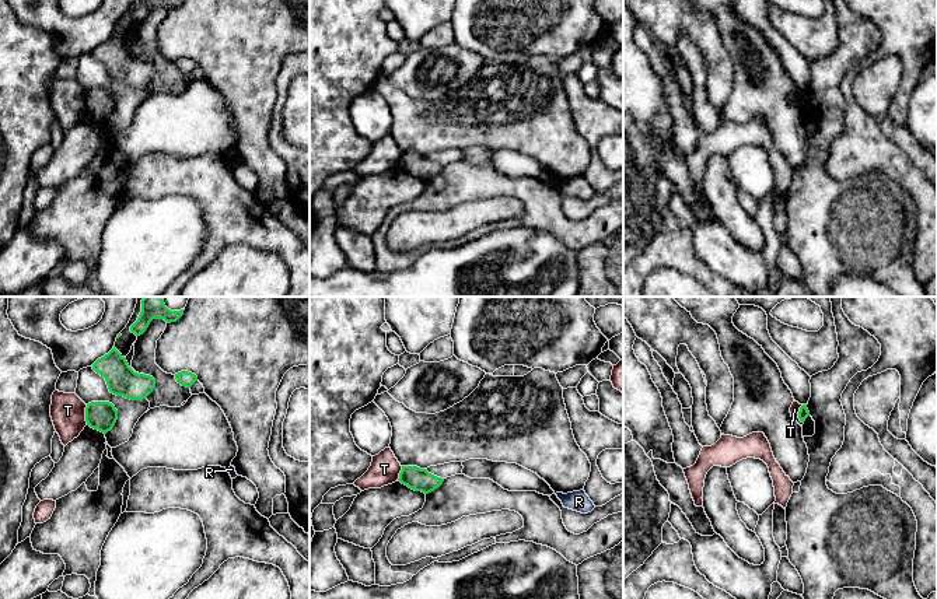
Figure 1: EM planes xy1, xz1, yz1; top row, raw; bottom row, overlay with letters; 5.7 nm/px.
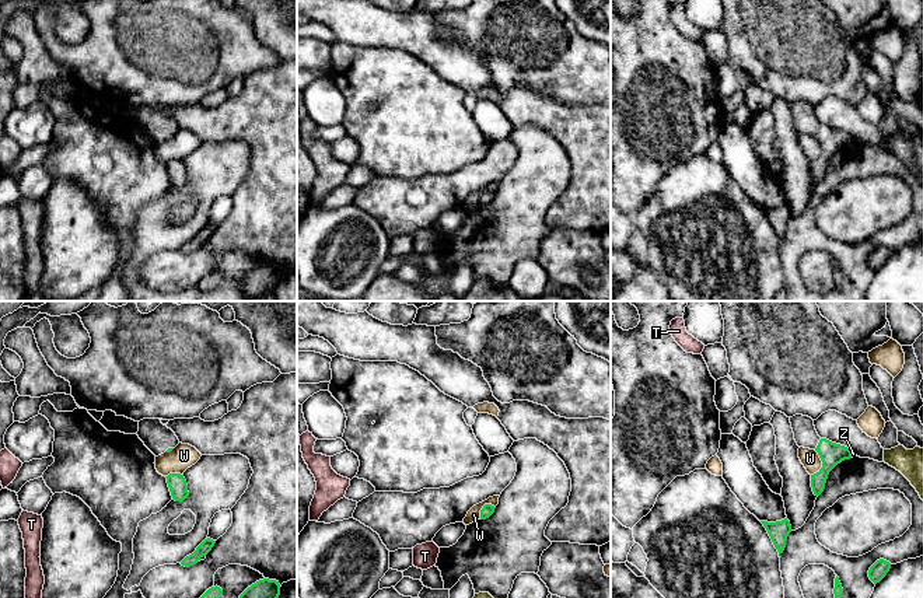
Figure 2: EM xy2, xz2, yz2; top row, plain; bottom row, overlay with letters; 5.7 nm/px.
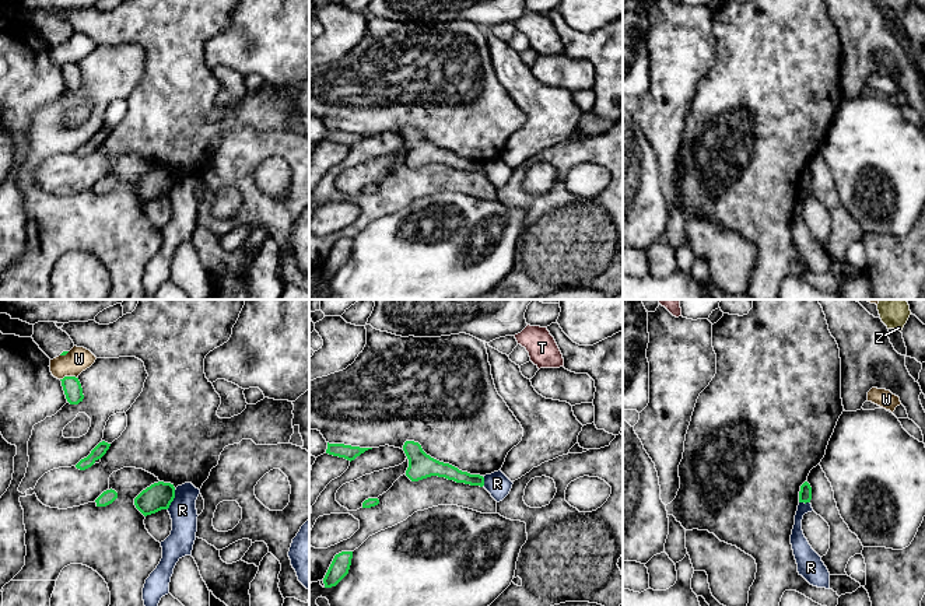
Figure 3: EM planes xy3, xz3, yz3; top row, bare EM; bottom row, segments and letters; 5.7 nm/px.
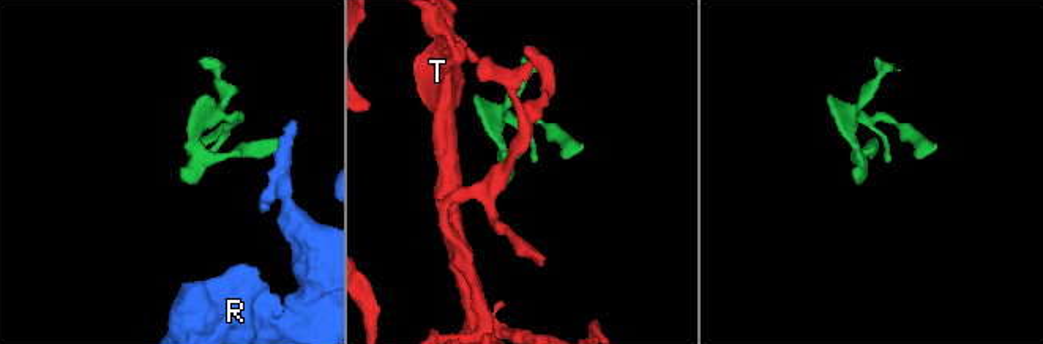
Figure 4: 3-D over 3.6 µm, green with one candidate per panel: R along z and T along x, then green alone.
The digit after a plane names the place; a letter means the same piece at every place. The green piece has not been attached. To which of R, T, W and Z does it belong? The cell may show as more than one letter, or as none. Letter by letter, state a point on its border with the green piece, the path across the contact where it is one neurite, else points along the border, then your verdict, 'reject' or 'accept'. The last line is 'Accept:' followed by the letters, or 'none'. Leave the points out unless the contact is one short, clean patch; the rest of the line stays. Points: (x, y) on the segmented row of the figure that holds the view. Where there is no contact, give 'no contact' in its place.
R: meets green in xy3 at (172, 500); border along xy3 (175, 490), (175, 497), (167, 508); reject
T: meets green in xy1 at (86, 414); border along xy1 (87, 405), (86, 424); reject
W: meets green in yz2 at (822, 464); border along yz2 (814, 450), (821, 461), (821, 467), (811, 475); reject
Z: meets green in yz2 at (850, 454); runs through yz2 (831, 454), (850, 454), (853, 454); accept
Accept: Z

